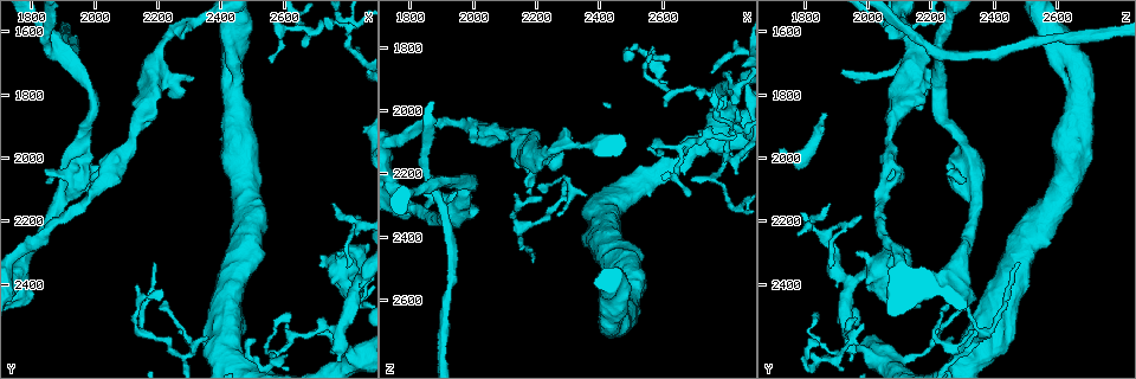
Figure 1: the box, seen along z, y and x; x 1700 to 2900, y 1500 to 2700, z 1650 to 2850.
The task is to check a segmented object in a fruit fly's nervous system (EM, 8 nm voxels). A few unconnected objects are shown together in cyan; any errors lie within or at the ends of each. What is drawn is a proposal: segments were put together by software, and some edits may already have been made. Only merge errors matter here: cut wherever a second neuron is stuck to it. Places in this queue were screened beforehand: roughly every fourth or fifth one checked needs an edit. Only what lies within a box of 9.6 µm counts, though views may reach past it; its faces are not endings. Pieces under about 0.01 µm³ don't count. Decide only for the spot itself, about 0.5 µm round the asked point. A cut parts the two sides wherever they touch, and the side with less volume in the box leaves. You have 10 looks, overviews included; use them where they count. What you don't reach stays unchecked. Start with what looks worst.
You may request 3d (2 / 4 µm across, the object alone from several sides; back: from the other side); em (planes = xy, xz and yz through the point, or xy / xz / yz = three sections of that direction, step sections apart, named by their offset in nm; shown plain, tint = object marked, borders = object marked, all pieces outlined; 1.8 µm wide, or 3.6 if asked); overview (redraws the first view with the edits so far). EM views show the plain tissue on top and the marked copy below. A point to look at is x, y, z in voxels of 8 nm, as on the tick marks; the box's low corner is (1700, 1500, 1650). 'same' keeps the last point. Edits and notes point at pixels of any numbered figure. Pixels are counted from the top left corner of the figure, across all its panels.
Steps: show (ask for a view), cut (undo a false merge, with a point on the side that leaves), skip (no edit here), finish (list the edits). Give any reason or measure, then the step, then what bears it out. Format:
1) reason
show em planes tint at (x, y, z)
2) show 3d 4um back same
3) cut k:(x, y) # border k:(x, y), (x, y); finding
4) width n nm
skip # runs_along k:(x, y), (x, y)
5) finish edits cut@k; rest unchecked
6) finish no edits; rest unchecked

abrupt turn
show 3d 4um at (1920, 1710, 2220)

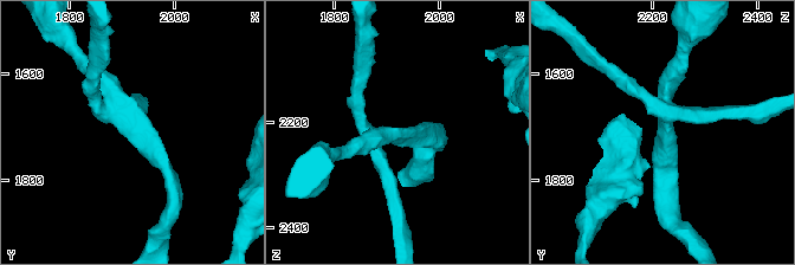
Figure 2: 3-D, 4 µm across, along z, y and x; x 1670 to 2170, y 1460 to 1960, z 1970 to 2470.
arms 4; now the EM
show em planes tint at (1925, 1710, 2225)

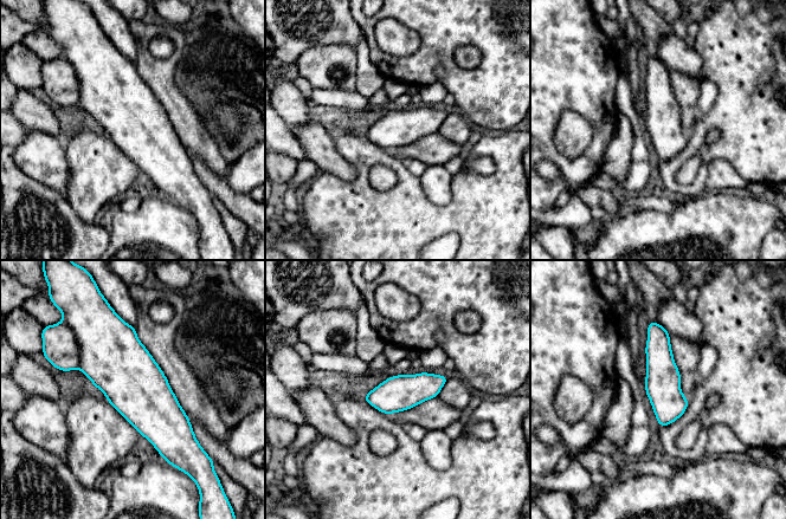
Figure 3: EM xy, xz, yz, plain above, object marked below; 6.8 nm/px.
cut 3:(59, 345) # border 3:(75, 335), (79, 356), (78, 368); two neurons meet here

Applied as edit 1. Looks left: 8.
abrupt turn
show em planes tint at (2660, 1600, 2110)

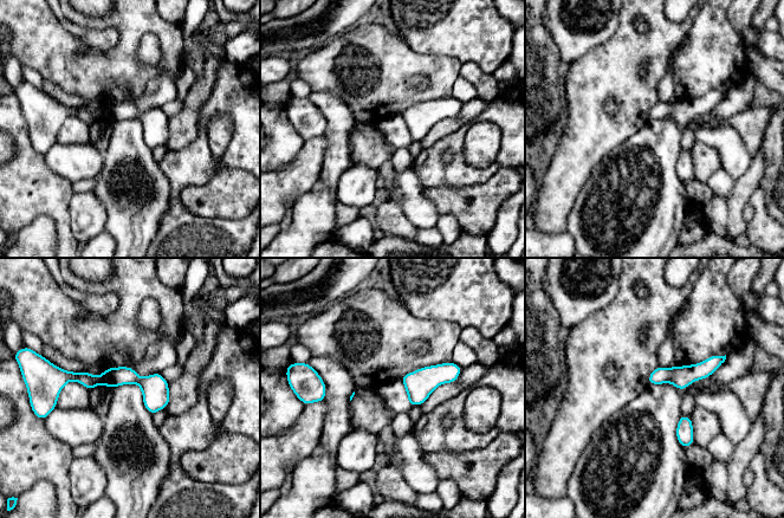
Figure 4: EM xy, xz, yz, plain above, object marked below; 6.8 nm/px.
skip # runs_along 4:(57, 392), (66, 377), (135, 379), (167, 397); all the same neuron

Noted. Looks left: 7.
thin neck
show em planes borders at (2050, 2010, 2070)

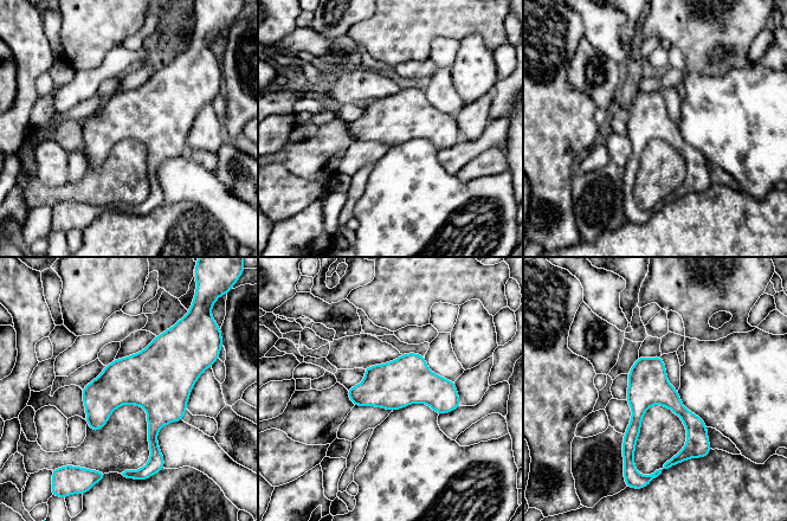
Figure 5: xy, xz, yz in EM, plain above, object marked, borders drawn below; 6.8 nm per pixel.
width 280 nm
skip # runs_along 5:(658, 359), (639, 400), (631, 456); one neuron here

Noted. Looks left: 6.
thin neck
show 3d 2um at (2130, 2470, 2310)

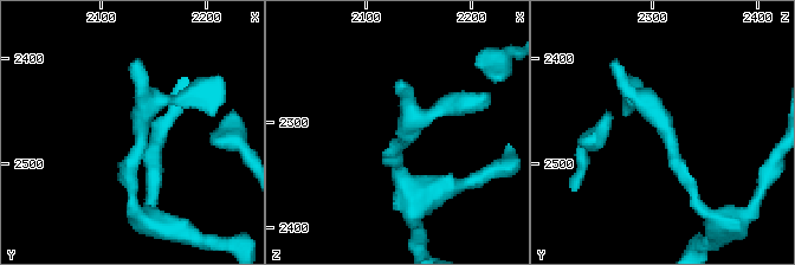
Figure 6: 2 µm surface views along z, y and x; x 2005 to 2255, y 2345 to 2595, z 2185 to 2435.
need the tissue
show em planes tint at (2134, 2468, 2316)

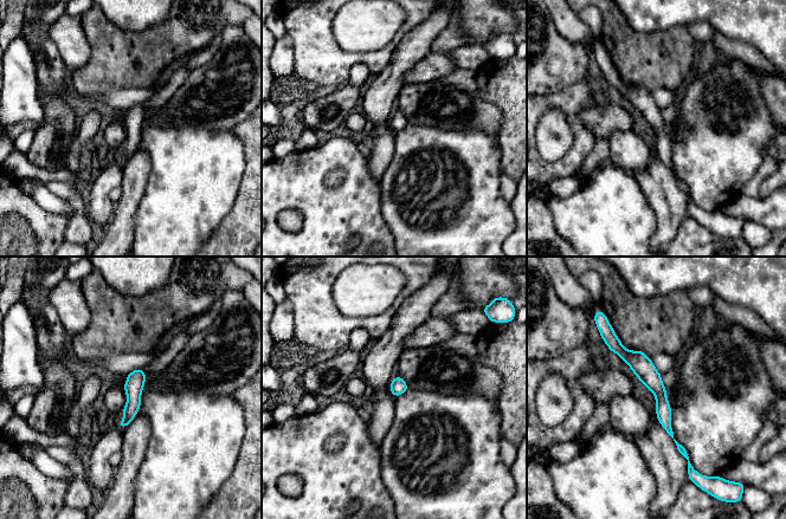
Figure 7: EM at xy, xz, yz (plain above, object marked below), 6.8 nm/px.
skip # continuous, no second neuron

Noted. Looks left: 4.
finish edits cut@3; rest unchecked

